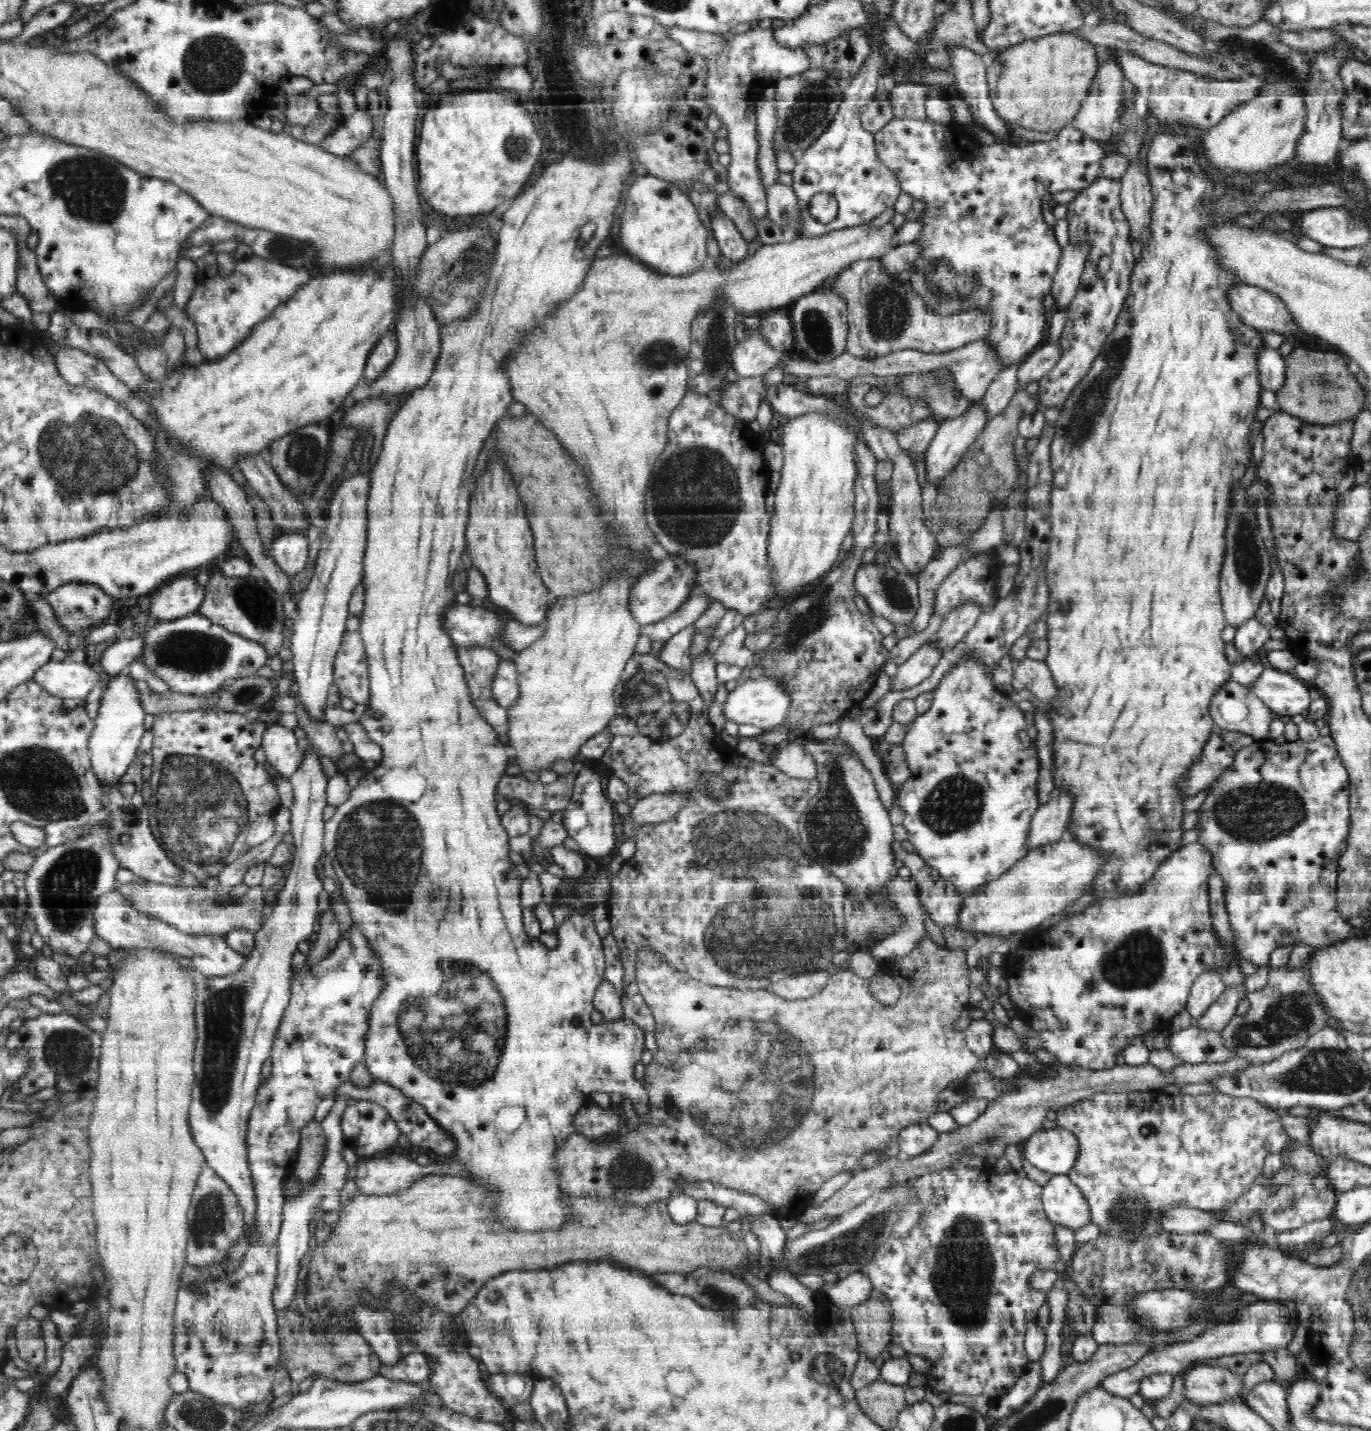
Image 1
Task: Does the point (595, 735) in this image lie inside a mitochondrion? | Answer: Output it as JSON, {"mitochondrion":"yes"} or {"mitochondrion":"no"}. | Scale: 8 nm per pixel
{"mitochondrion":"no"}

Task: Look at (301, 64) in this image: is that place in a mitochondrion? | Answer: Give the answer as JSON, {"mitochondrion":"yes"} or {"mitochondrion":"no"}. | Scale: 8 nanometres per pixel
{"mitochondrion":"no"}

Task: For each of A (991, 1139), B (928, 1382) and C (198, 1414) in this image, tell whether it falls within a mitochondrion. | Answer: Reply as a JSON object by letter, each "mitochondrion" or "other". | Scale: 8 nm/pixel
{"A":"mitochondrion","B":"other","C":"mitochondrion"}

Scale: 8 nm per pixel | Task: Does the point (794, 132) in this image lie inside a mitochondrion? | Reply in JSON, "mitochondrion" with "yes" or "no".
{"mitochondrion":"yes"}

